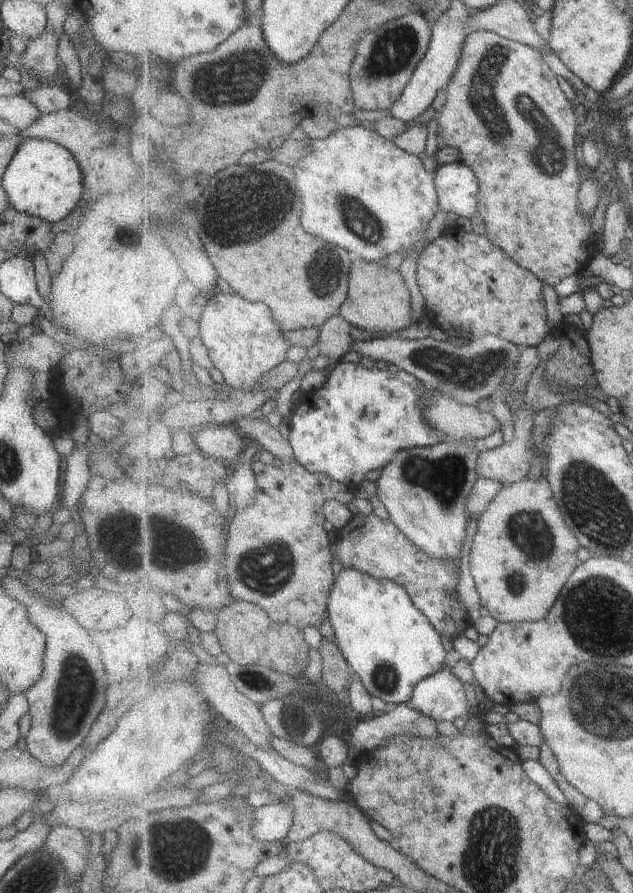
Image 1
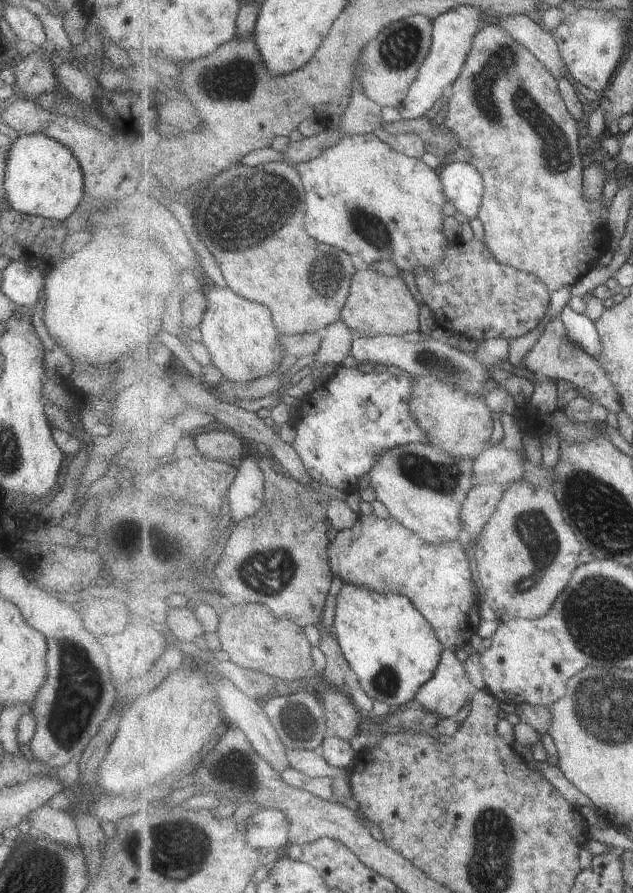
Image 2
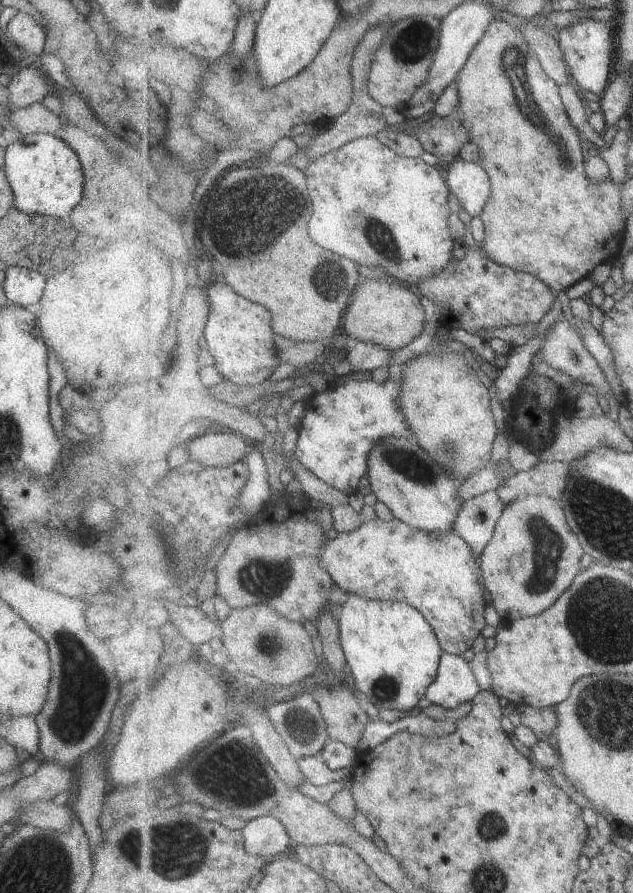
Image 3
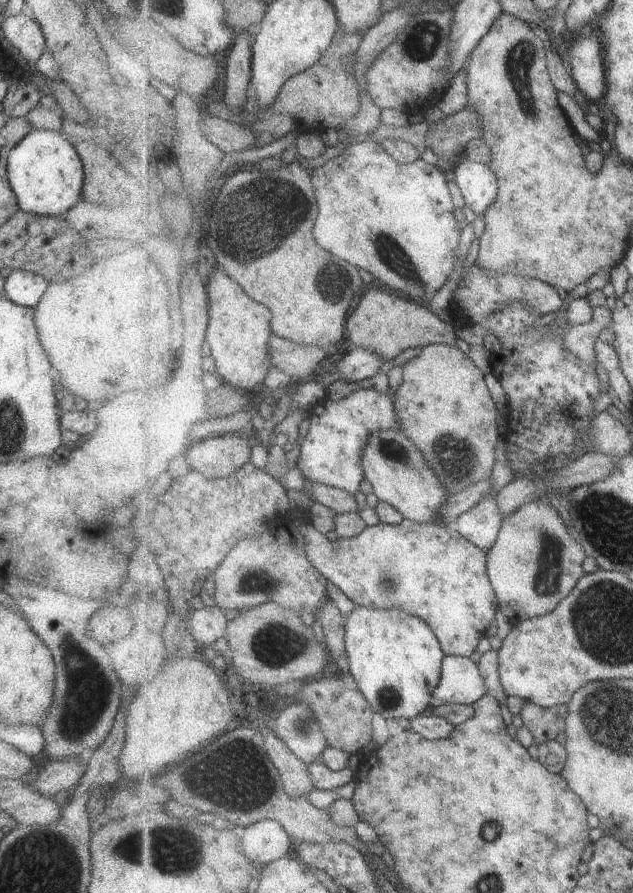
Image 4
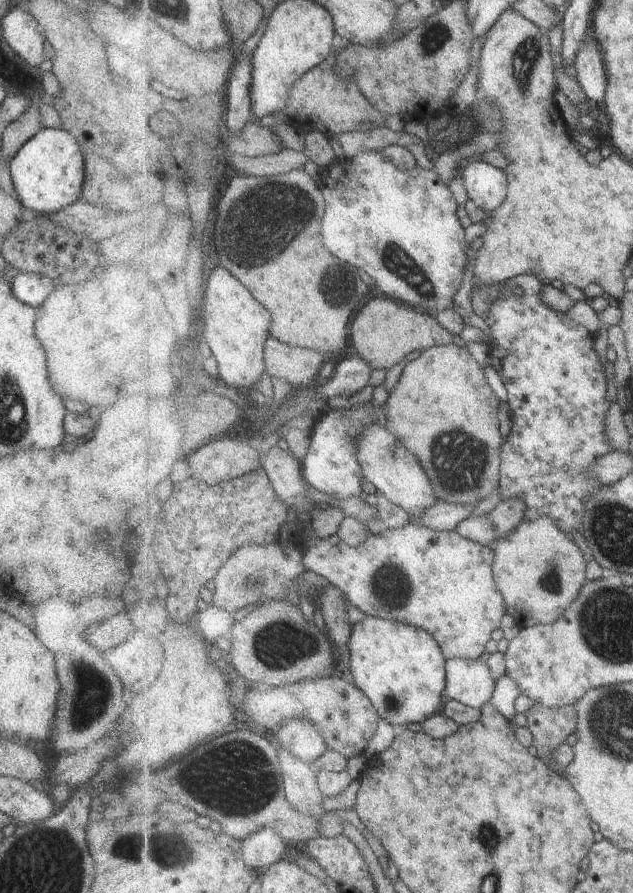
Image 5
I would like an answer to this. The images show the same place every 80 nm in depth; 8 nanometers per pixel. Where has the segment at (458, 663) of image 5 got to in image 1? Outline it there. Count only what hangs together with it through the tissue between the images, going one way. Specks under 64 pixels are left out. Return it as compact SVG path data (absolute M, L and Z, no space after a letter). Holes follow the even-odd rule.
M445 666L415 687L411 706L436 720L462 723L476 711L469 707L467 690L451 667Z

